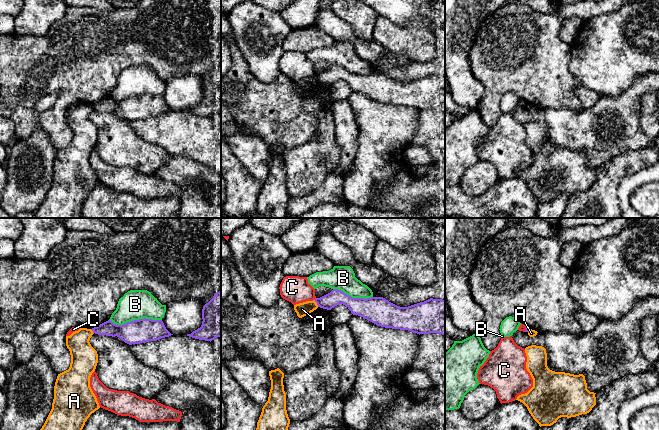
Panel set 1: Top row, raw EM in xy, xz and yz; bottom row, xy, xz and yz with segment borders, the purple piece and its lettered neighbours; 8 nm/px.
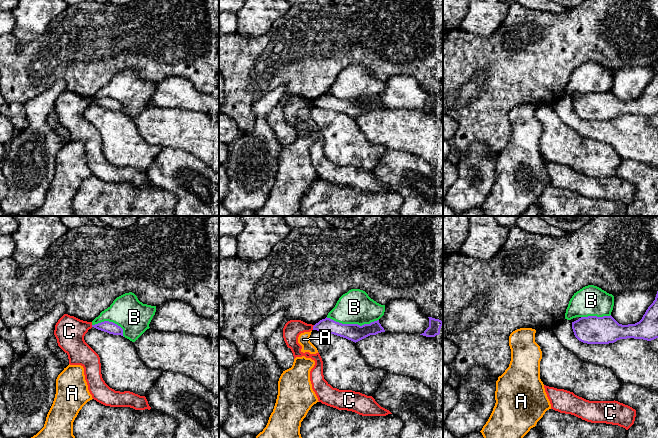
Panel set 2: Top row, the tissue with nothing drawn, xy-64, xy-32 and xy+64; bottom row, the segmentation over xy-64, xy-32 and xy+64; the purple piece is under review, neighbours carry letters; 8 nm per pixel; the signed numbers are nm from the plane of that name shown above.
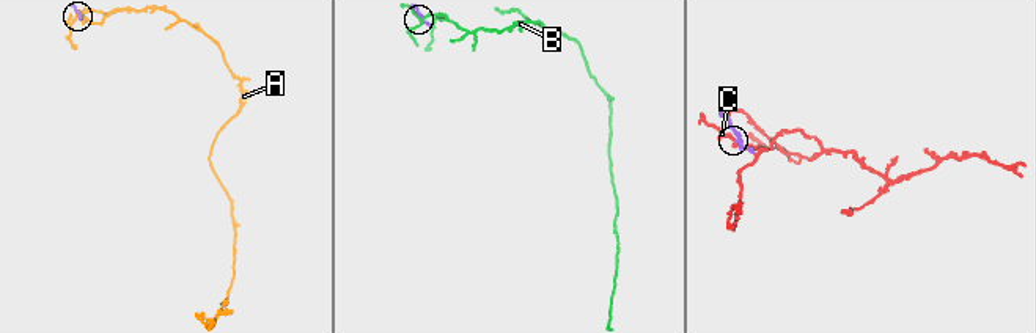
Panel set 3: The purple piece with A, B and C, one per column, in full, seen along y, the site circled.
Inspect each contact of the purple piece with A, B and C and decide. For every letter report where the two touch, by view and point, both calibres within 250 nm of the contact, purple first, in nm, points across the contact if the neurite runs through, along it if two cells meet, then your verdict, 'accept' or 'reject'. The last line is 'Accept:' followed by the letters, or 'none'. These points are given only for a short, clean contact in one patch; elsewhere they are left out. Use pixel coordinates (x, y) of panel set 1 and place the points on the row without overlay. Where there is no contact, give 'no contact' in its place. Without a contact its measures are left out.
A: contact xz (316, 78); calibres 120 and 110 nm; border xz (314, 76), (318, 82); reject
B: contact xy (135, 96); calibres 190 and 240 nm; reject
C: contact yz (526, 105); calibres 30 and 60 nm; border yz (527, 103), (524, 107); reject
Accept: none

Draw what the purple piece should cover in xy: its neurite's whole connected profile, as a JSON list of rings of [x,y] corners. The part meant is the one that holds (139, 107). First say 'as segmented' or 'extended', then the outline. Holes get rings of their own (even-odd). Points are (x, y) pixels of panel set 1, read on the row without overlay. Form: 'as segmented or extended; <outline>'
as segmented; [[[146,94],[130,97],[123,101],[116,101],[108,96],[91,106],[98,111],[117,112],[129,121],[157,117],[173,111],[166,105],[162,96]]]

